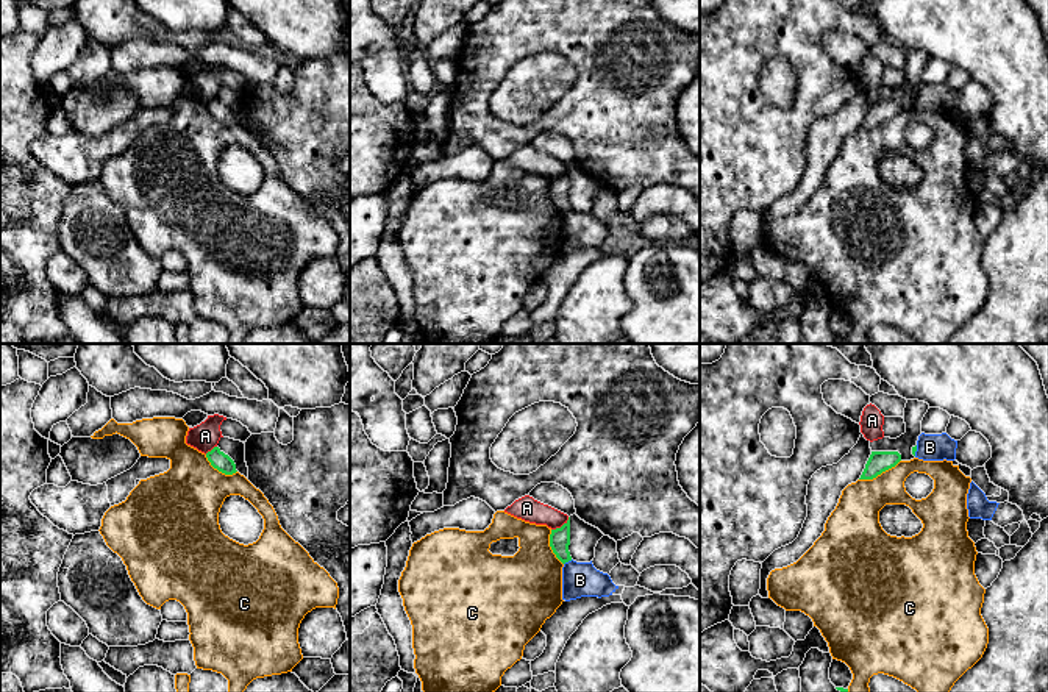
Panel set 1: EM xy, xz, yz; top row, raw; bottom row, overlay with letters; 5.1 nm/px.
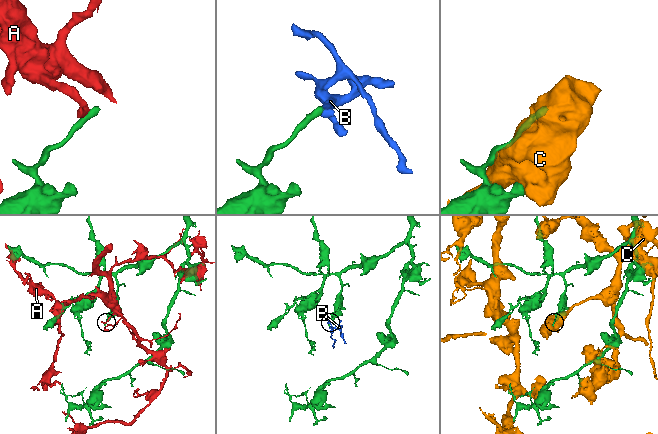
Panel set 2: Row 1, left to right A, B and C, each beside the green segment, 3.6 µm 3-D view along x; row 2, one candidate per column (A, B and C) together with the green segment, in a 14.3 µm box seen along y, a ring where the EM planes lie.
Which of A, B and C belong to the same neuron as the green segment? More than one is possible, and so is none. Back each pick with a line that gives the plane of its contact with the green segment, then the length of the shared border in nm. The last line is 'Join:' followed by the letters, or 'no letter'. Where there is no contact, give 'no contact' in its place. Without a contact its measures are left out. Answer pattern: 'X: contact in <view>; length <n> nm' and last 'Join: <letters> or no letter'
Join: no letter

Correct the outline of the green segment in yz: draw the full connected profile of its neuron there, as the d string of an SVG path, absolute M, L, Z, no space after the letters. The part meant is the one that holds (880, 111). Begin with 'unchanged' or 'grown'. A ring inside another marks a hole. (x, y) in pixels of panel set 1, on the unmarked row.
unchanged; M872 102L859 130L873 130L901 111L898 102Z

